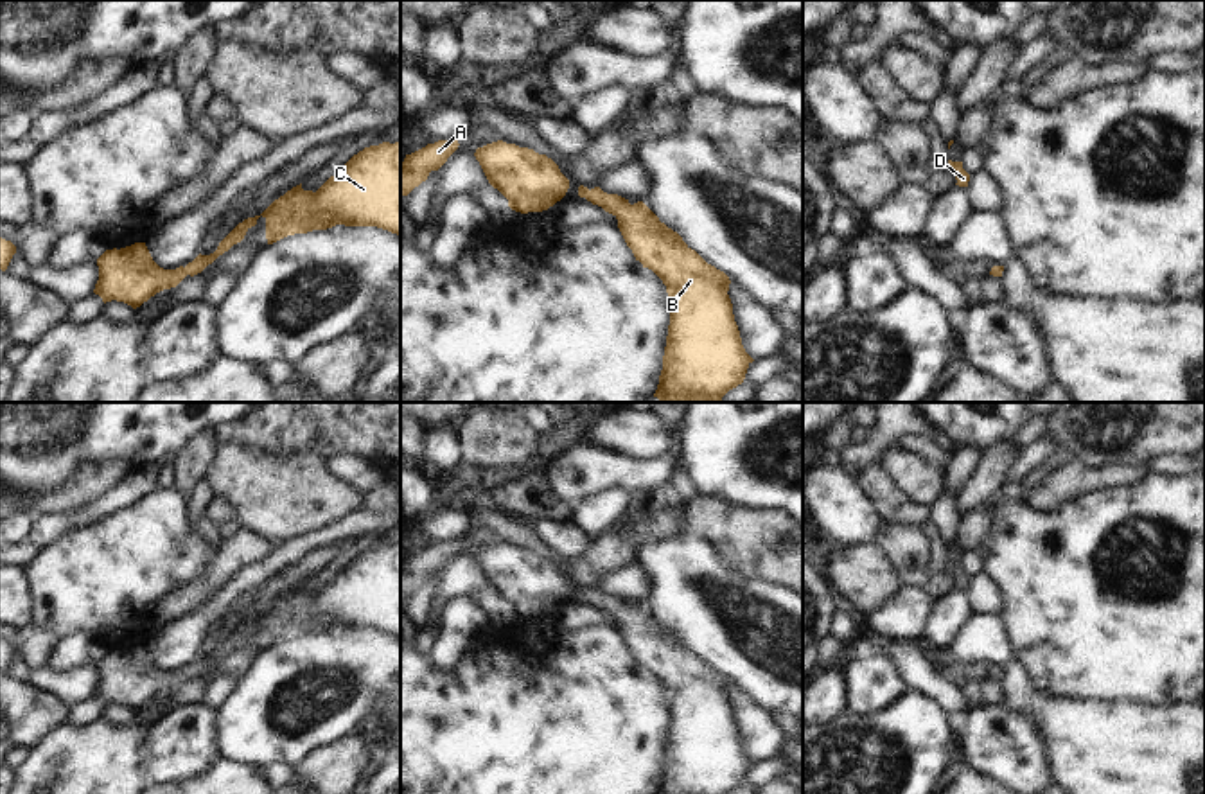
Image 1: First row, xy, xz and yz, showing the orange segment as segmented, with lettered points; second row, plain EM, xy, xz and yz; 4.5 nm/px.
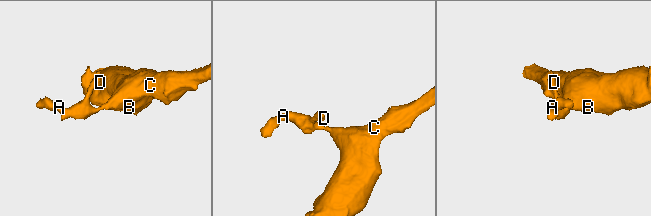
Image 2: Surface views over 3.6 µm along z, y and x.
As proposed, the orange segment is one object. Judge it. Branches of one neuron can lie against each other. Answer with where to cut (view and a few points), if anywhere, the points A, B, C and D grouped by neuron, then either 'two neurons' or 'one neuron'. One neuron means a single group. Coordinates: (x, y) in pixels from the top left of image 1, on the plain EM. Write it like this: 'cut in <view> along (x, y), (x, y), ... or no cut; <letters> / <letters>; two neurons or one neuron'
no cut; A B C D; one neuron

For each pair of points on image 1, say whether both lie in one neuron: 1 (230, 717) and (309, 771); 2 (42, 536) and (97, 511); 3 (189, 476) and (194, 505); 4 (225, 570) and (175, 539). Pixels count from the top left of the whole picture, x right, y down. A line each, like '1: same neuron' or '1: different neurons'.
1: different neurons
2: same neuron
3: different neurons
4: different neurons

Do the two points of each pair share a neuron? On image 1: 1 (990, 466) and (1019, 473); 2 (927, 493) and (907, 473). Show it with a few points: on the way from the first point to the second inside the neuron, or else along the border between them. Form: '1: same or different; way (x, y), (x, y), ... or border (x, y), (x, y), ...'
1: different; border (1022, 449), (1006, 478)
2: same; way (922, 487), (913, 478)

